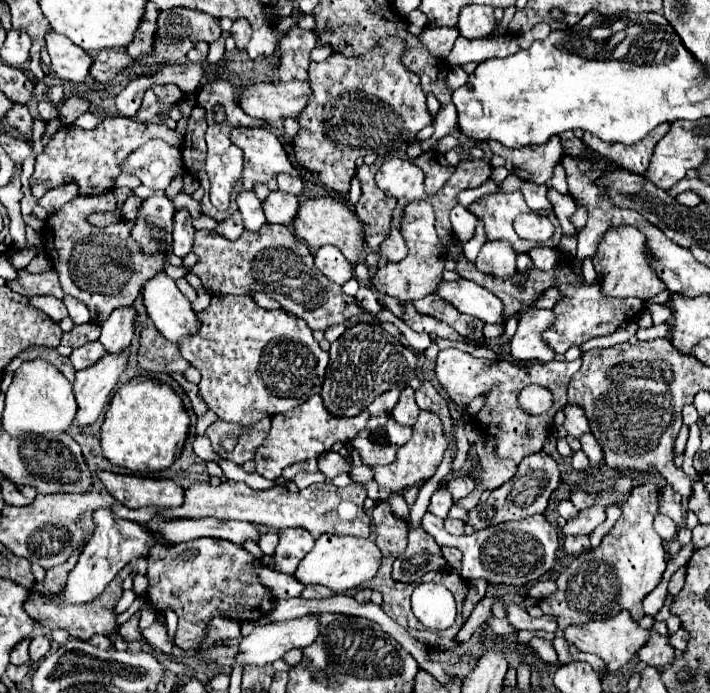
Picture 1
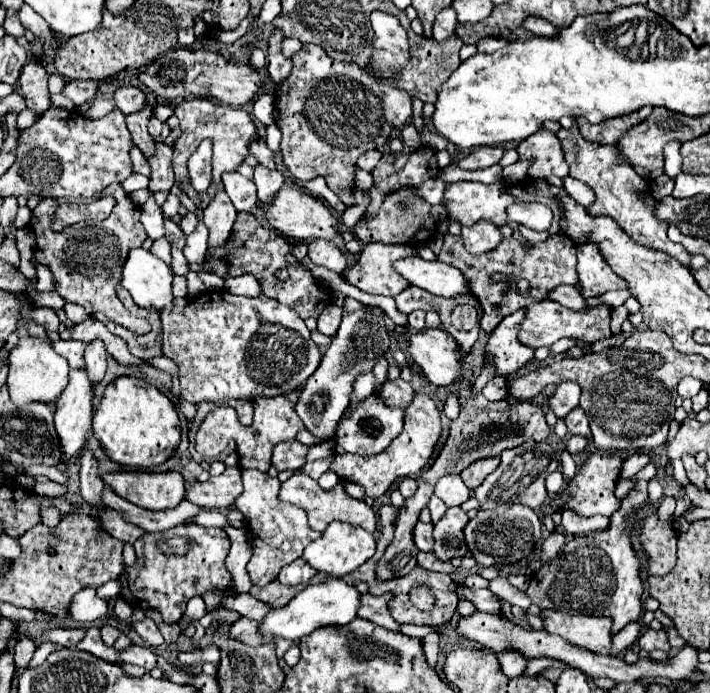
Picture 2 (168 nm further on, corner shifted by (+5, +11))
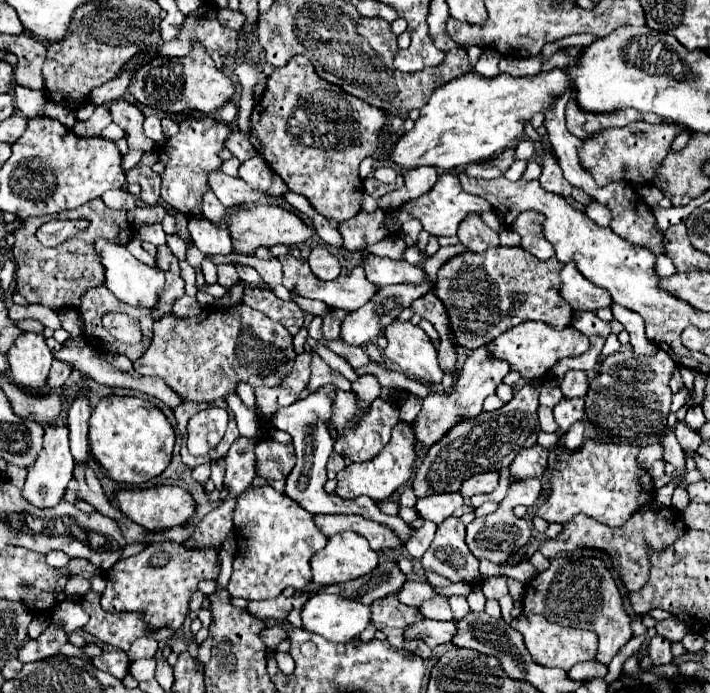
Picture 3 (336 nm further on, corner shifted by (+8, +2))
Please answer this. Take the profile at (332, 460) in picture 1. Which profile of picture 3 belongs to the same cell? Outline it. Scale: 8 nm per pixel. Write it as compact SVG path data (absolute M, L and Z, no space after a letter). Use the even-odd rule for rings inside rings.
M398 422L398 426L392 430L392 440L388 442L388 446L384 446L384 450L374 460L364 462L364 464L350 464L336 474L336 482L338 482L336 494L340 498L346 498L346 500L352 500L352 498L364 494L376 502L382 502L382 500L390 498L390 494L394 490L398 490L400 486L404 486L410 480L416 458L418 458L416 436L414 436L412 424L410 422Z

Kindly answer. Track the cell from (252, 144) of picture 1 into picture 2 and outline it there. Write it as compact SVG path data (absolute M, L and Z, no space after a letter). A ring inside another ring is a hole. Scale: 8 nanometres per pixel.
M187 99L181 101L175 107L175 115L181 123L181 135L173 145L173 171L175 171L175 183L179 183L179 187L183 189L183 193L187 193L195 205L199 209L205 209L205 205L201 201L205 201L205 197L215 197L215 193L221 189L221 173L223 171L235 171L239 163L243 163L245 155L249 155L247 145L257 137L255 125L249 117L249 113L245 109L233 109L229 105L219 105L219 103L211 103L211 99ZM201 139L211 139L213 143L213 177L211 177L211 185L205 193L197 193L191 189L189 177L187 177L187 157L197 149L197 145L201 143Z

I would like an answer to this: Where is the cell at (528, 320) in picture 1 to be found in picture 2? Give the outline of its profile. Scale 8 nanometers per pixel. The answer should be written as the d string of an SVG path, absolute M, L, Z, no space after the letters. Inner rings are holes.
M523 311L511 313L505 317L489 335L489 341L485 345L485 363L491 359L495 367L495 377L507 377L511 373L517 373L523 365L529 363L535 351L527 349L527 345L519 345L517 331L519 321L523 319Z

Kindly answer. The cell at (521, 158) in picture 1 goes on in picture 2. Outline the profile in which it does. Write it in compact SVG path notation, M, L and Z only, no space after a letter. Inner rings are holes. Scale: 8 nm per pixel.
M537 131L531 137L527 137L527 141L519 143L517 147L519 157L521 159L531 159L533 165L529 169L529 177L567 177L569 175L569 167L563 159L563 151L559 145L559 139L555 133L551 131Z

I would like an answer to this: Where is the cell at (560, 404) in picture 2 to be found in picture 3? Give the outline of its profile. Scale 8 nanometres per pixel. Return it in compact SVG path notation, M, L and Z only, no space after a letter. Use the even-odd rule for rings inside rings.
M568 370L560 382L560 390L564 398L584 398L588 392L588 376L586 372Z

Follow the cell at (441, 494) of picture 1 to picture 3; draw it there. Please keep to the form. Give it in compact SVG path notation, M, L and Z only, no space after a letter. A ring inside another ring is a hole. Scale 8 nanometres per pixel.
M424 520L424 524L422 524L418 530L414 530L414 534L410 536L410 540L408 540L408 544L406 544L406 552L408 552L414 560L420 560L422 554L424 554L424 552L428 550L428 546L432 544L434 532L436 532L436 524Z

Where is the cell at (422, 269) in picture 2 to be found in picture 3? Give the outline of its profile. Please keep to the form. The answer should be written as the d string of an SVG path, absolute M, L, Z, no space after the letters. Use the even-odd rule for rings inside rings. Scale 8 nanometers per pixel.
M370 256L364 264L368 280L376 286L392 286L392 284L414 284L428 282L428 276L420 266L412 266L406 260L390 260L380 256Z

